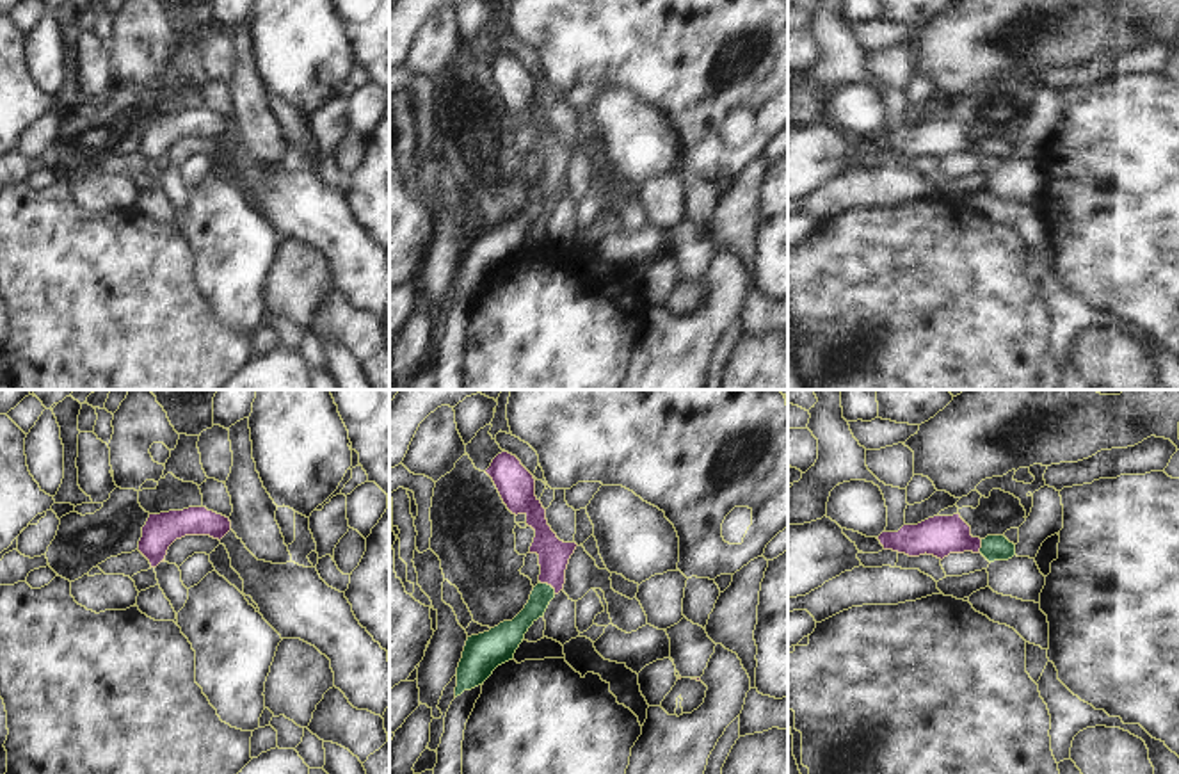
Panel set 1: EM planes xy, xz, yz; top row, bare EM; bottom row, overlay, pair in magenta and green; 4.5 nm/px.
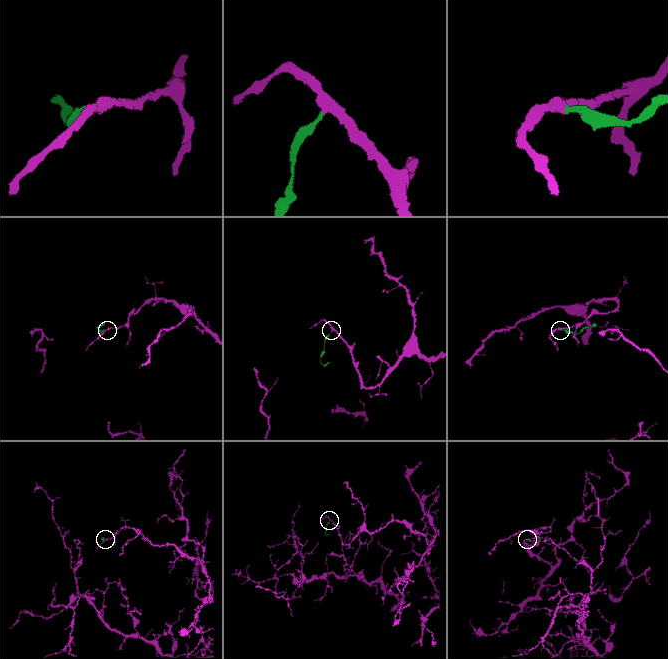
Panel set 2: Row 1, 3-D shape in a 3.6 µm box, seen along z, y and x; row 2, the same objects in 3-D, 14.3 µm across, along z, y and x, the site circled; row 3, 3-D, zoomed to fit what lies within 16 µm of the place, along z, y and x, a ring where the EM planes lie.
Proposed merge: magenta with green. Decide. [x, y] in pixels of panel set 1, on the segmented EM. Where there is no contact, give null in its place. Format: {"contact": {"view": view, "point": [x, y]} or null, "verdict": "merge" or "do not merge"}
{"contact": {"view": "xz", "point": [548, 584]}, "verdict": "merge"}

